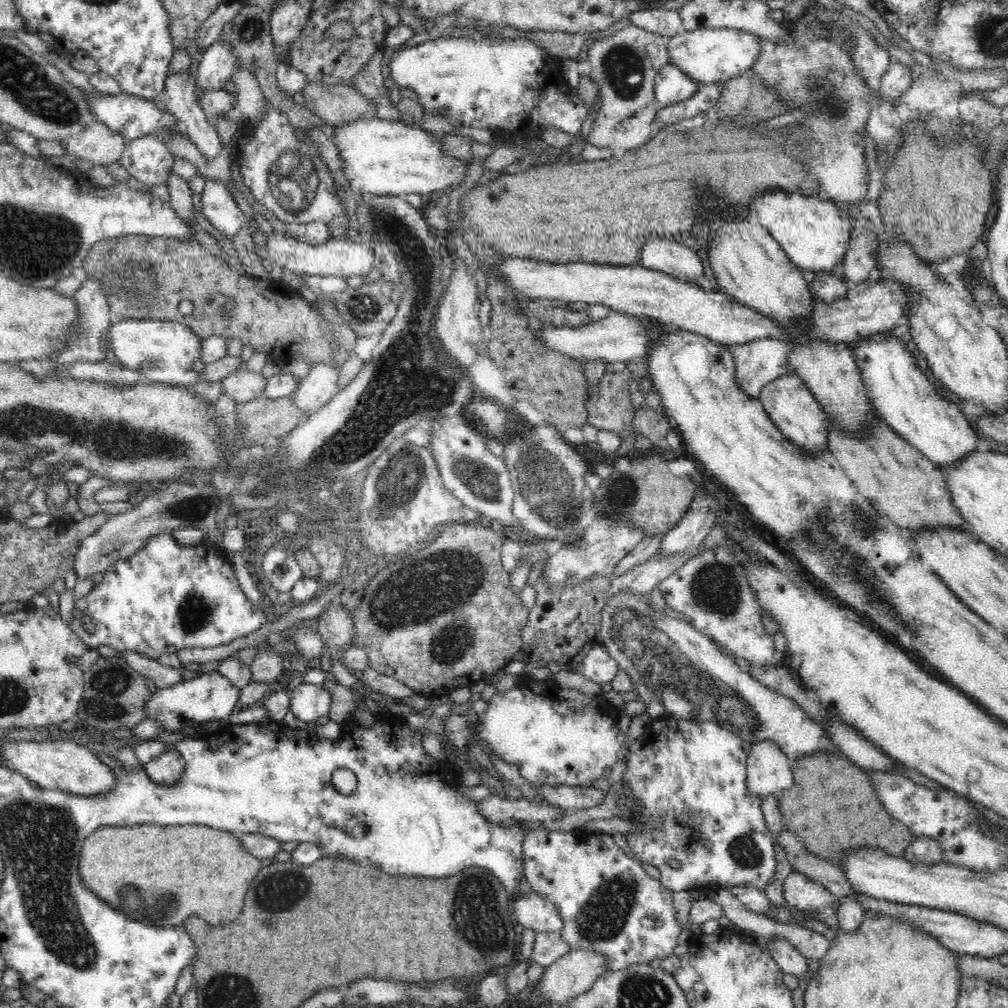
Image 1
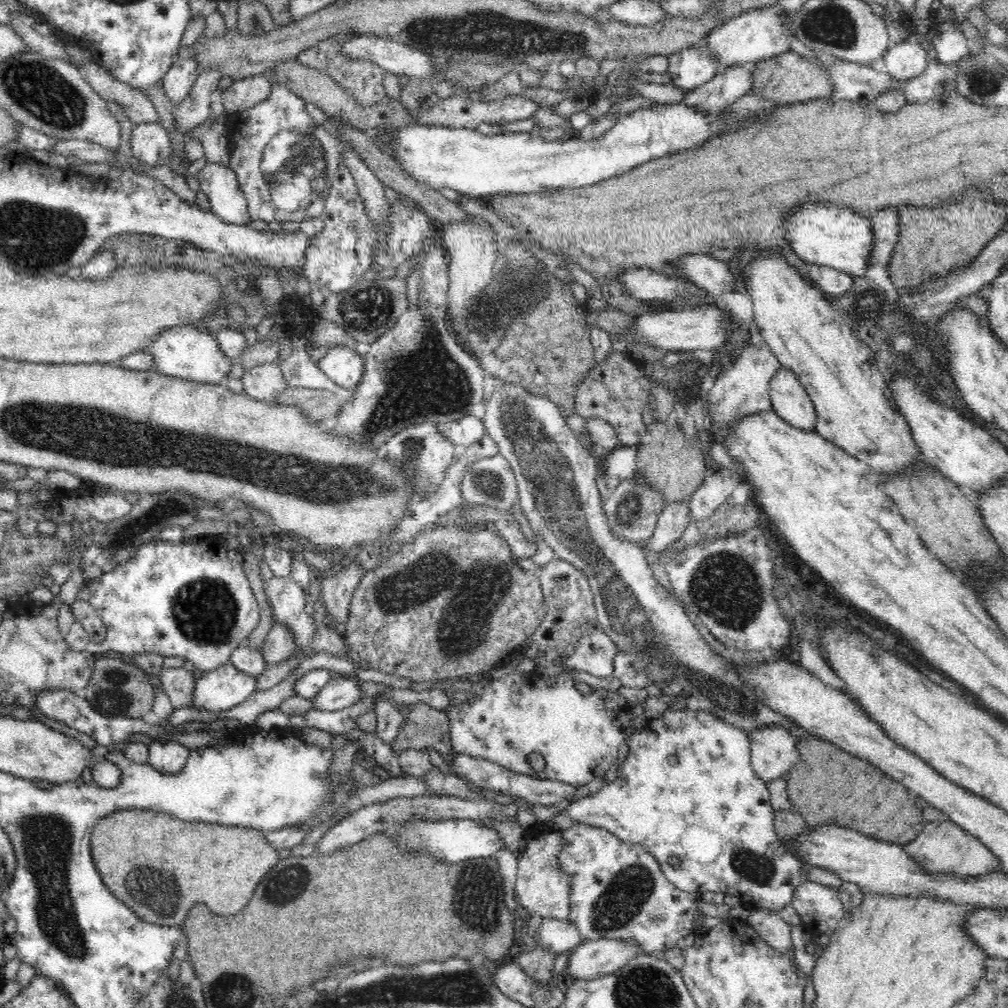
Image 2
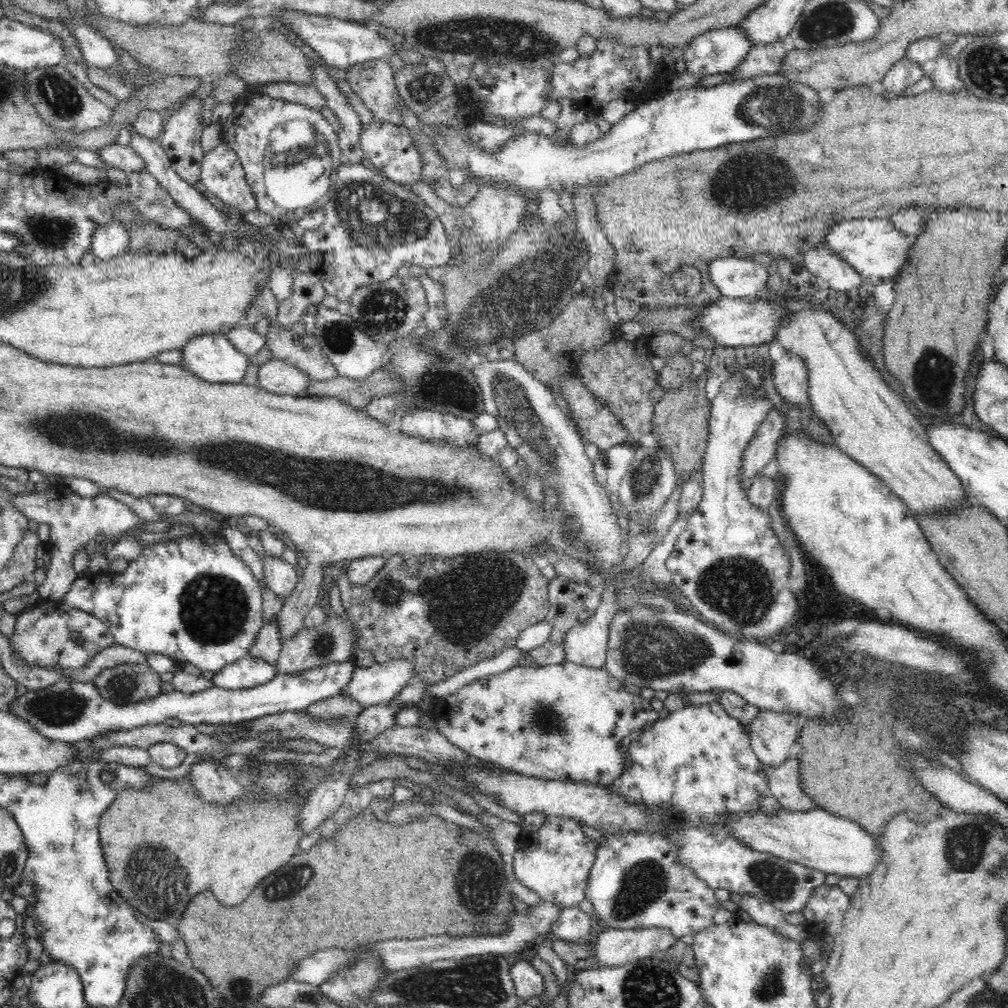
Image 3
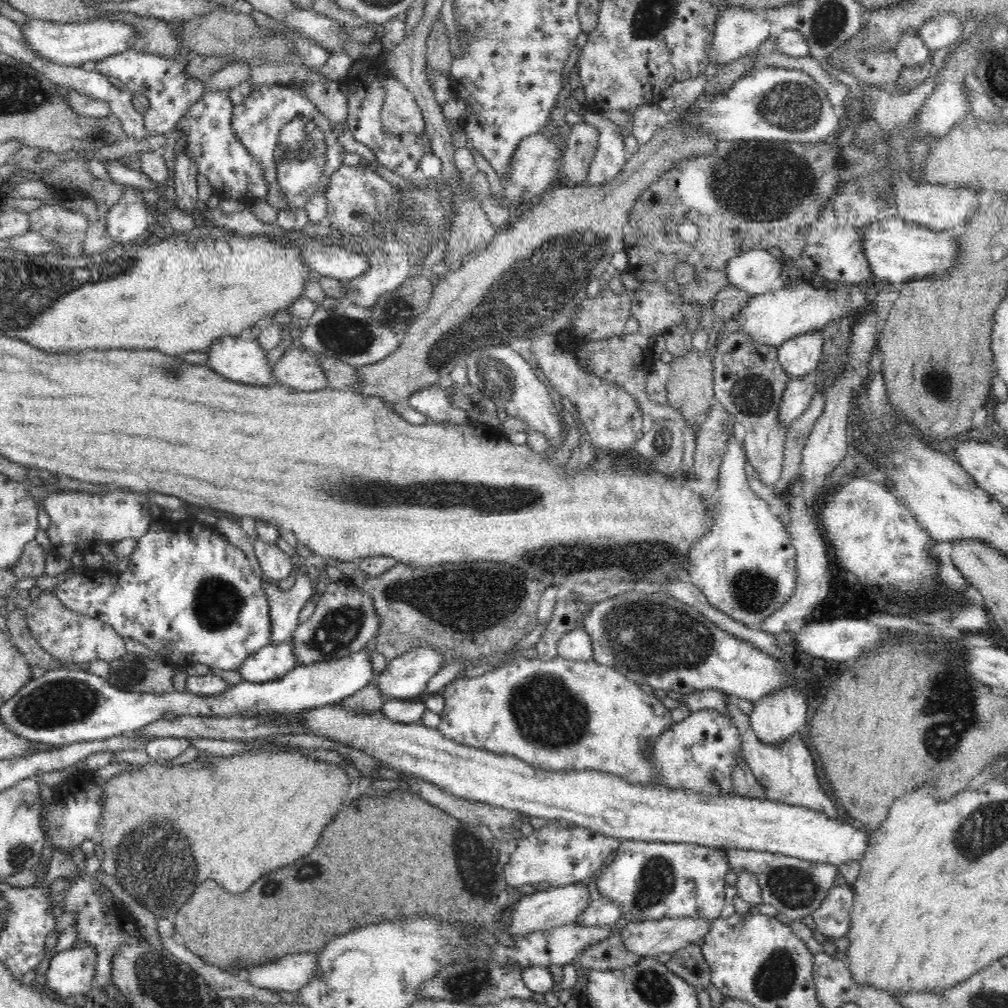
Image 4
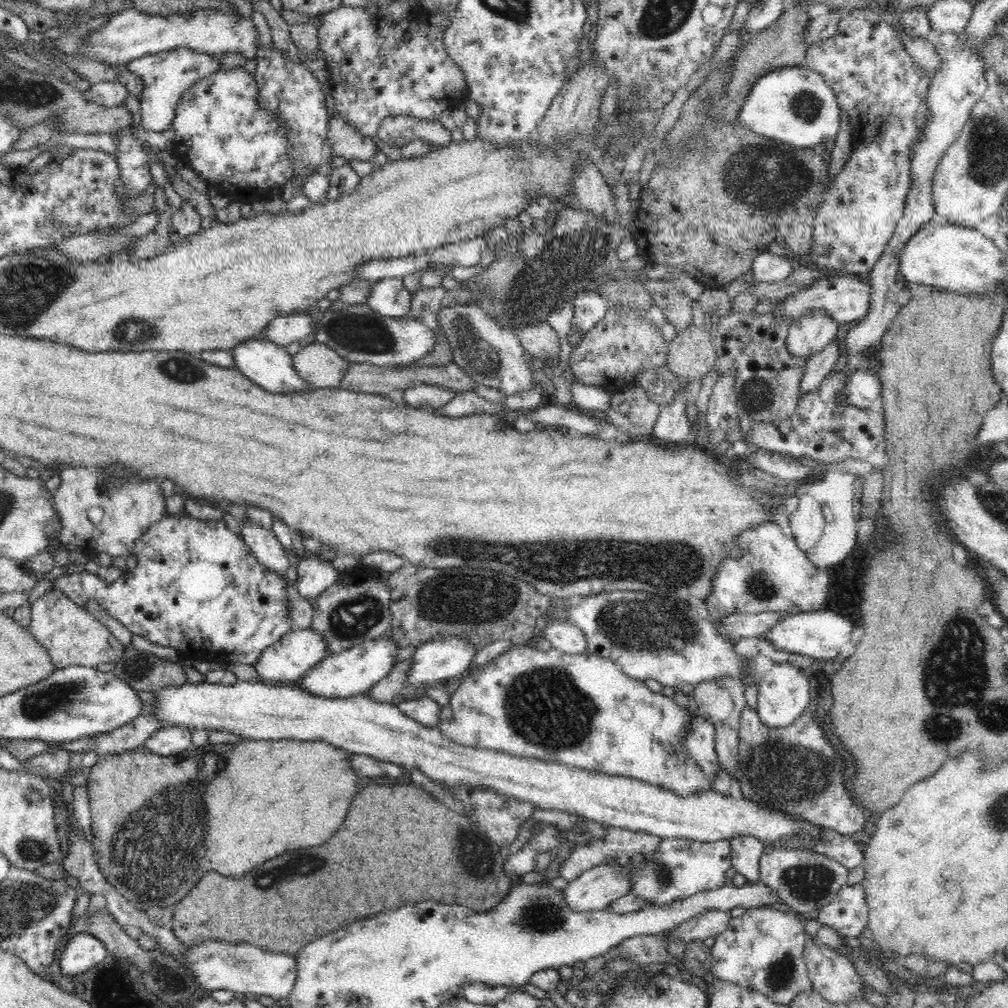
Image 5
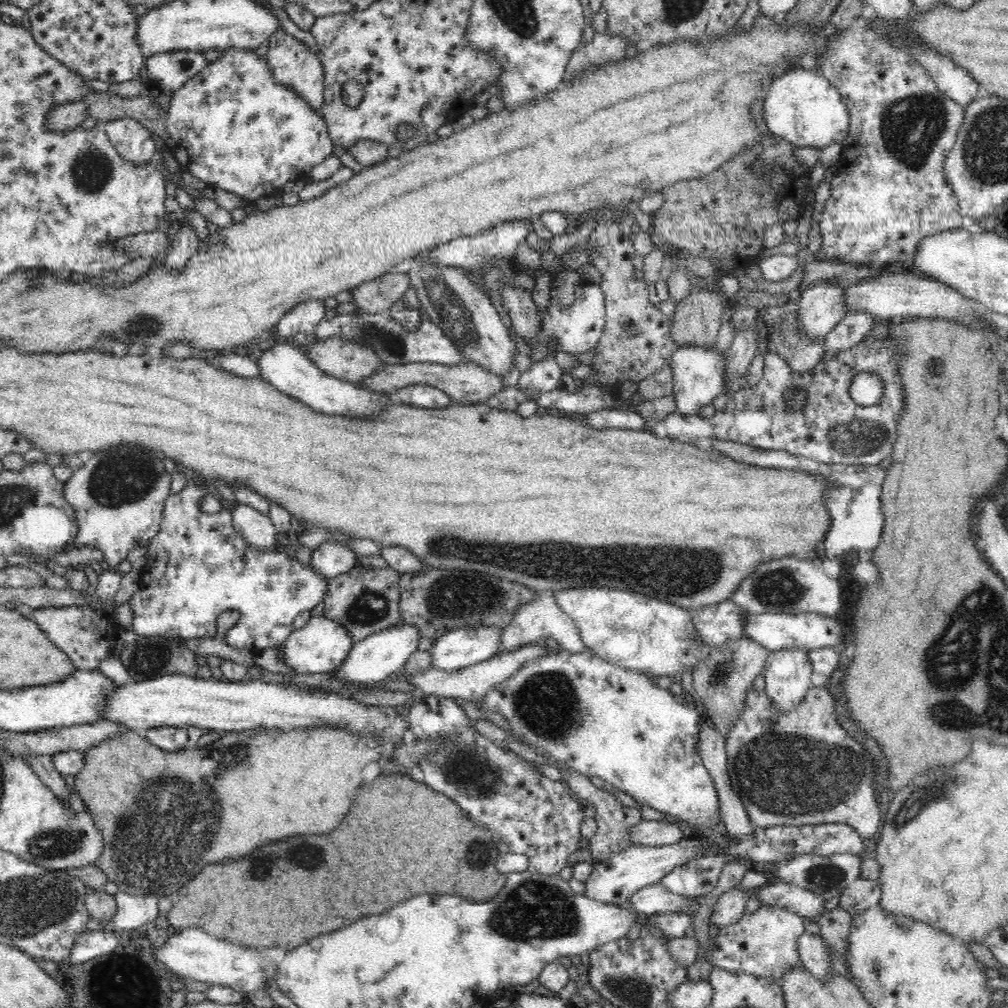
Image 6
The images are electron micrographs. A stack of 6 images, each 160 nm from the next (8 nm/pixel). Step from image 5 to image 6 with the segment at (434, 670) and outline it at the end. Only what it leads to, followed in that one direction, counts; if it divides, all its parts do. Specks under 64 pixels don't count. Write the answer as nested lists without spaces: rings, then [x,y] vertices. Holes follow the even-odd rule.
[[[493,626],[452,630],[430,648],[431,668],[451,672],[489,660],[500,653],[500,640],[502,631]]]

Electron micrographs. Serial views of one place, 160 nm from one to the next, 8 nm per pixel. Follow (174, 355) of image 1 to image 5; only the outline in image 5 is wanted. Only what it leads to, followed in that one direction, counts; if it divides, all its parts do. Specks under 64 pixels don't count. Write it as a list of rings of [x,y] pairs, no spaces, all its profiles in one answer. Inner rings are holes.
[[[246,339],[230,350],[234,357],[234,368],[238,369],[254,384],[261,386],[271,393],[289,393],[295,396],[296,392],[304,389],[314,389],[305,380],[299,378],[293,365],[293,356],[287,353],[286,347],[274,344],[272,341]]]

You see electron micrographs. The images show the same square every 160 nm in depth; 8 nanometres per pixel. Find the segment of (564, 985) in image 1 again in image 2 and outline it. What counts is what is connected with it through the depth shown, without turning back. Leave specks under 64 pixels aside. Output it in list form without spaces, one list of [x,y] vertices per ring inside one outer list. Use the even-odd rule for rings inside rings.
[[[611,938],[583,941],[573,948],[564,974],[558,980],[562,984],[574,980],[594,980],[616,972],[640,954],[641,948],[633,942]]]

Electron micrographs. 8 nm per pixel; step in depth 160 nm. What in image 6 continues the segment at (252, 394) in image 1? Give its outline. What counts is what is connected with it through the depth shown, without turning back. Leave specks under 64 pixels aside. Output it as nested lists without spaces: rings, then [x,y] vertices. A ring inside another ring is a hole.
[[[337,336],[307,344],[305,352],[324,374],[346,382],[361,381],[373,375],[376,369],[388,365],[381,362],[373,348]]]

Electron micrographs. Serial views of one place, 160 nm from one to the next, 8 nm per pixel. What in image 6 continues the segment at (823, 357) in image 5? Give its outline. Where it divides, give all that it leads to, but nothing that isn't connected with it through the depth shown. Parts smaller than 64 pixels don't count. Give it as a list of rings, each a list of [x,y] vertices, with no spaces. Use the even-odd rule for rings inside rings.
[[[847,312],[846,317],[825,336],[825,354],[838,354],[861,342],[870,332],[875,316]]]

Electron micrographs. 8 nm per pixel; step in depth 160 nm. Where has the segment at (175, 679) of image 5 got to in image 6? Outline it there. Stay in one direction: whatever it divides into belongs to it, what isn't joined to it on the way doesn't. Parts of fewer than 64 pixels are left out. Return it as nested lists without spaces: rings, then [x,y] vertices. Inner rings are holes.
[[[139,636],[136,644],[125,646],[121,653],[121,660],[124,668],[128,670],[133,682],[144,682],[144,680],[152,680],[160,678],[160,676],[180,674],[190,677],[196,677],[197,670],[197,654],[190,651],[185,640],[174,639],[172,636]]]

